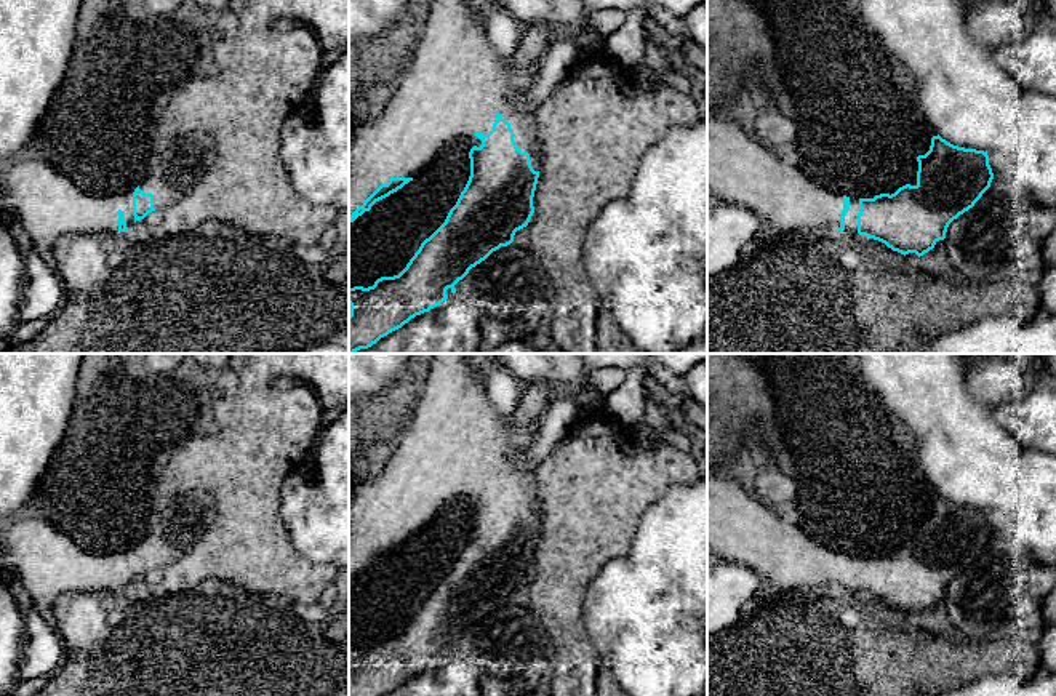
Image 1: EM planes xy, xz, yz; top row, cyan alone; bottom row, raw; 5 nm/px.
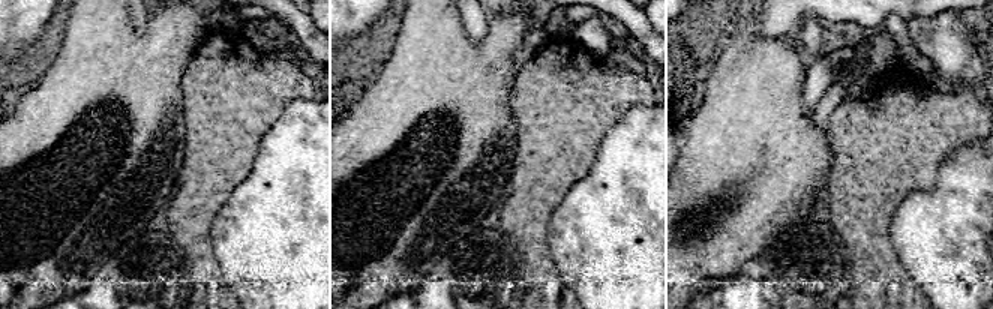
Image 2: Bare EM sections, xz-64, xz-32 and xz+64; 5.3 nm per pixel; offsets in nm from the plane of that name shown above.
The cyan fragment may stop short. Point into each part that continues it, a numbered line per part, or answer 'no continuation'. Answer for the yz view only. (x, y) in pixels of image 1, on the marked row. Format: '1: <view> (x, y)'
1: yz (741, 170)

